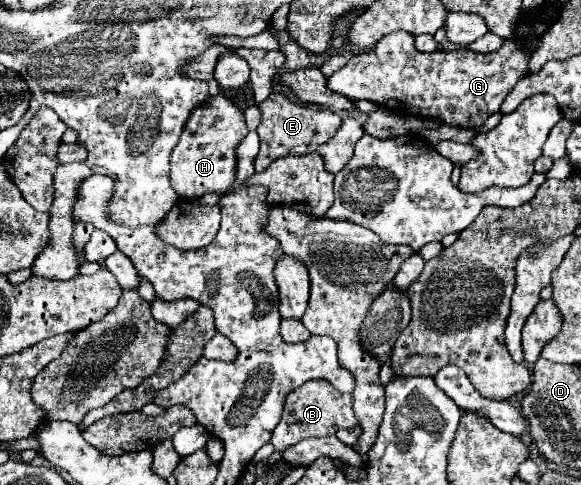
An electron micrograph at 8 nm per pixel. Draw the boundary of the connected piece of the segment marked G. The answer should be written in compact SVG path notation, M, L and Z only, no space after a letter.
M394 31L382 37L370 51L354 55L342 69L338 69L332 77L328 77L328 87L350 99L356 101L366 99L380 107L388 107L398 115L434 119L458 129L474 129L480 127L492 113L500 111L500 105L506 99L506 95L514 89L514 85L522 77L528 75L528 61L530 61L528 49L524 49L520 41L514 41L514 37L506 39L504 45L492 53L476 53L470 49L422 53L416 49L412 33Z

